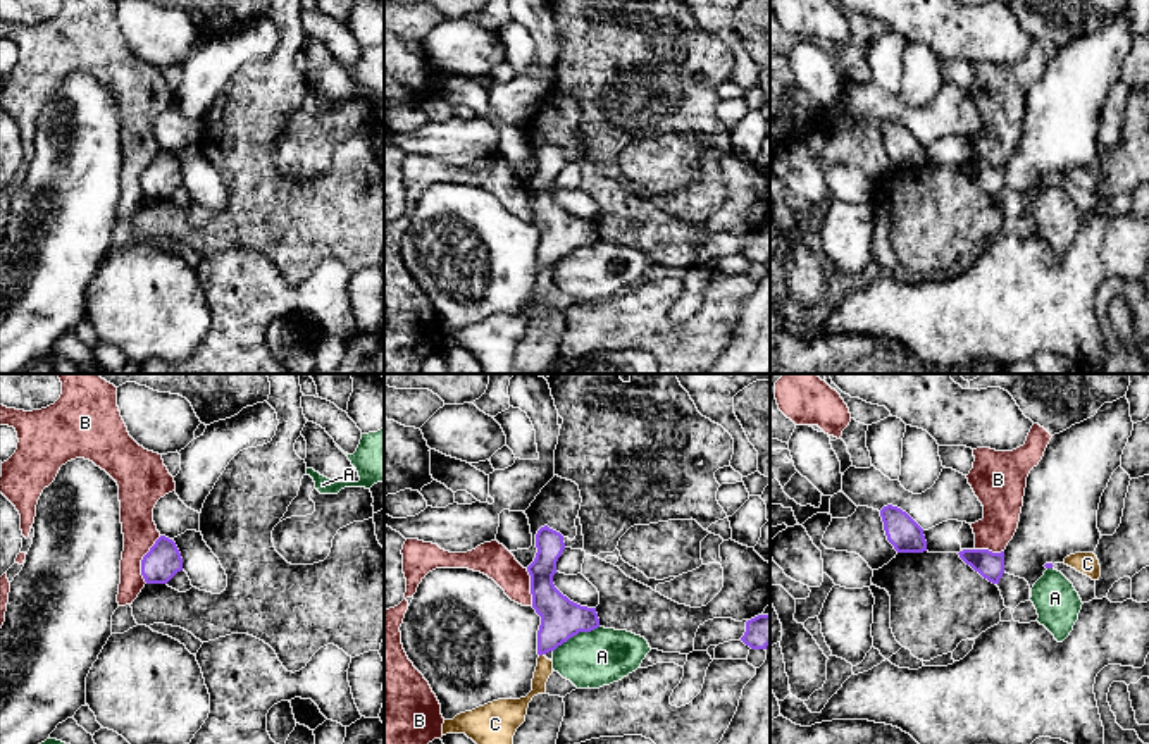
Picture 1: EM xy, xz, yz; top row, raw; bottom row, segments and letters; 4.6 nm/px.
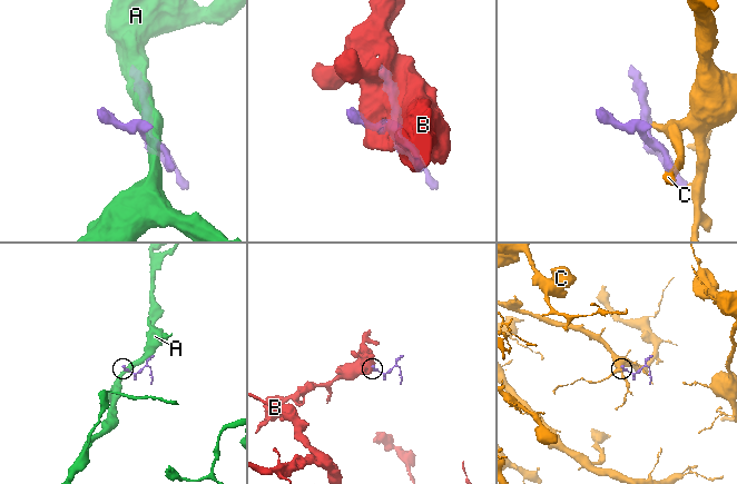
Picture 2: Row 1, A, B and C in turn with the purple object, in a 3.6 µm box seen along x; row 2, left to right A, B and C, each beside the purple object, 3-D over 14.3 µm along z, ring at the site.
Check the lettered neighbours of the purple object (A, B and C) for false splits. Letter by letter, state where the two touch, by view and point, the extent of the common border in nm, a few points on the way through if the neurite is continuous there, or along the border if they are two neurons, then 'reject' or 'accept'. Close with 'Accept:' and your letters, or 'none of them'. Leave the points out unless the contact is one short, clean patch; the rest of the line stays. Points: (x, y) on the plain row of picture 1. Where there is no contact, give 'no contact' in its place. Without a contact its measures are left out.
A: contact xz (576, 248); length 240 nm; reject
B: contact xy (142, 174); length 240 nm; border xy (161, 150), (142, 174), (142, 192), (145, 197); reject
C: contact xz (541, 267); length 30 nm; way xz (562, 233), (541, 267), (545, 281); accept
Accept: C

